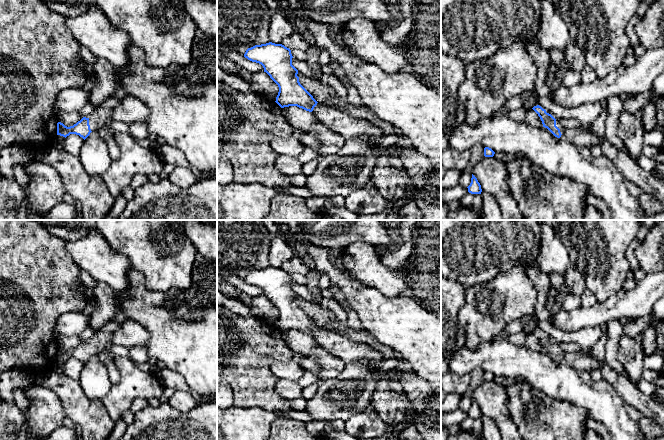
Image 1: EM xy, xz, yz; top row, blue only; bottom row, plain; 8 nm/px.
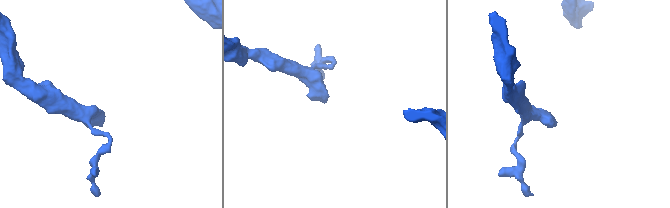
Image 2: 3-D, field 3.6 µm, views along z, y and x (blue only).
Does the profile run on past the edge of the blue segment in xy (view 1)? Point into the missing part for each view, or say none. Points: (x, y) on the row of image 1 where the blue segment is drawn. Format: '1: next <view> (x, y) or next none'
1: next xy (101, 116)

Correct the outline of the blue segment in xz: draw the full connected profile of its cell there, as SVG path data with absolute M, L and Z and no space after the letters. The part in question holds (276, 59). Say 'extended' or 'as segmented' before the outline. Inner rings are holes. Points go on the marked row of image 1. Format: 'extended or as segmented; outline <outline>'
extended; outline M272 42L248 48L244 57L263 66L270 78L278 85L276 103L281 107L297 106L312 112L316 120L346 139L364 138L374 143L382 152L376 157L371 181L390 205L406 196L407 188L414 186L400 154L402 147L380 148L376 141L384 132L363 118L353 117L317 102L300 84L298 70L292 65L291 50Z

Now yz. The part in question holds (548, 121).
extended; outline M537 105L532 108L540 117L543 127L547 128L555 137L560 138L564 129L560 126L558 119L555 119L545 109Z

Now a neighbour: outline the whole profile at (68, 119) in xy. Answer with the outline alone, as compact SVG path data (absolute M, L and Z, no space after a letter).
M79 111L57 112L58 122L63 123L67 127L73 126L82 118Z

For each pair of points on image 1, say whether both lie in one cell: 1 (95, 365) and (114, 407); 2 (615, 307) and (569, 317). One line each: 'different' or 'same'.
1: different
2: same

